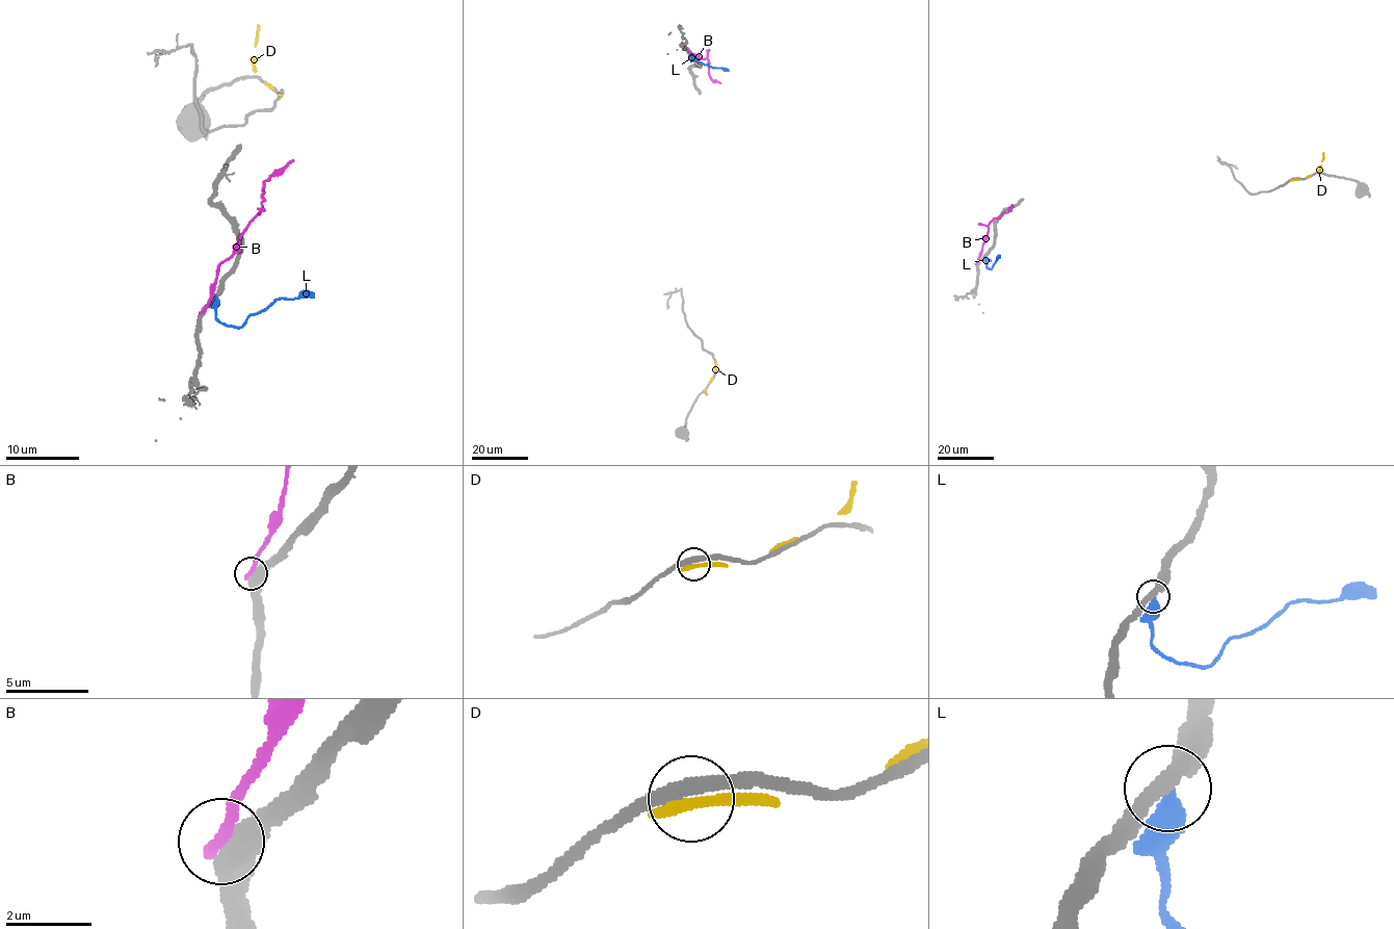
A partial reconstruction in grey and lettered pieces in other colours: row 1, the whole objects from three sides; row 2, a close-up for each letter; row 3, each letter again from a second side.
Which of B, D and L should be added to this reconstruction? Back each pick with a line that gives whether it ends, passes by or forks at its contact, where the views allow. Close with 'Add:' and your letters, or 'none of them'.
Add: none of them

